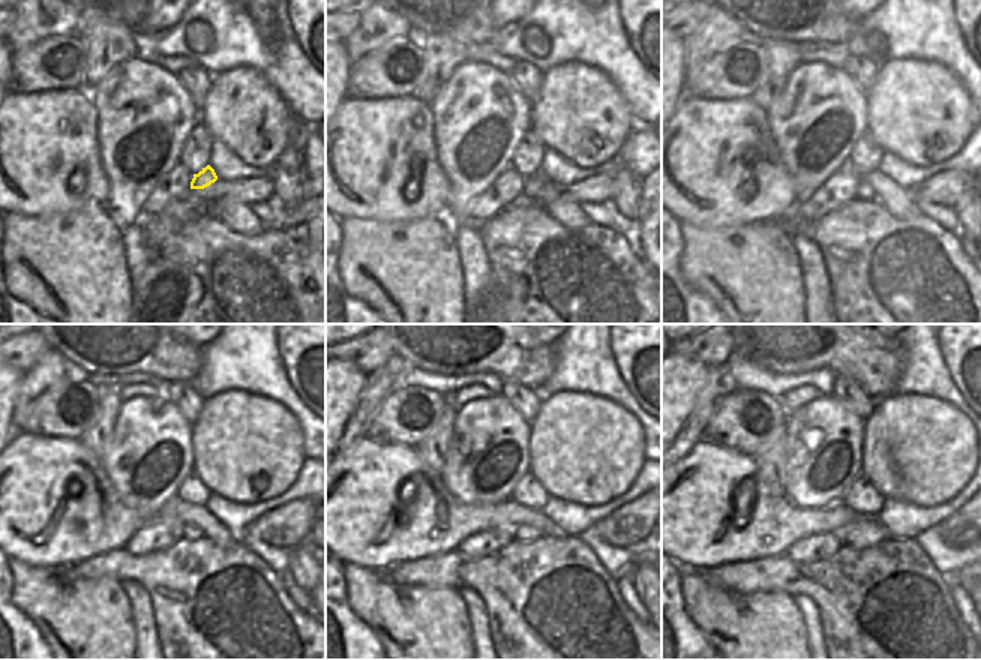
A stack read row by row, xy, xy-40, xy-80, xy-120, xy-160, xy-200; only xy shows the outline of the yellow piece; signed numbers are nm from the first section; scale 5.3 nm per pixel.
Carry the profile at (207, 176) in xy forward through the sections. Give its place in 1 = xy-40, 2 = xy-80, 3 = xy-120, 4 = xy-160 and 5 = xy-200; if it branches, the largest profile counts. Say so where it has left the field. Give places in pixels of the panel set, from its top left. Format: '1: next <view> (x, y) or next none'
1: next xy-40 (533, 183)
2: next xy-80 (864, 192)
3: next xy-120 (191, 531)
4: next xy-160 (522, 533)
5: next xy-200 (864, 533)

